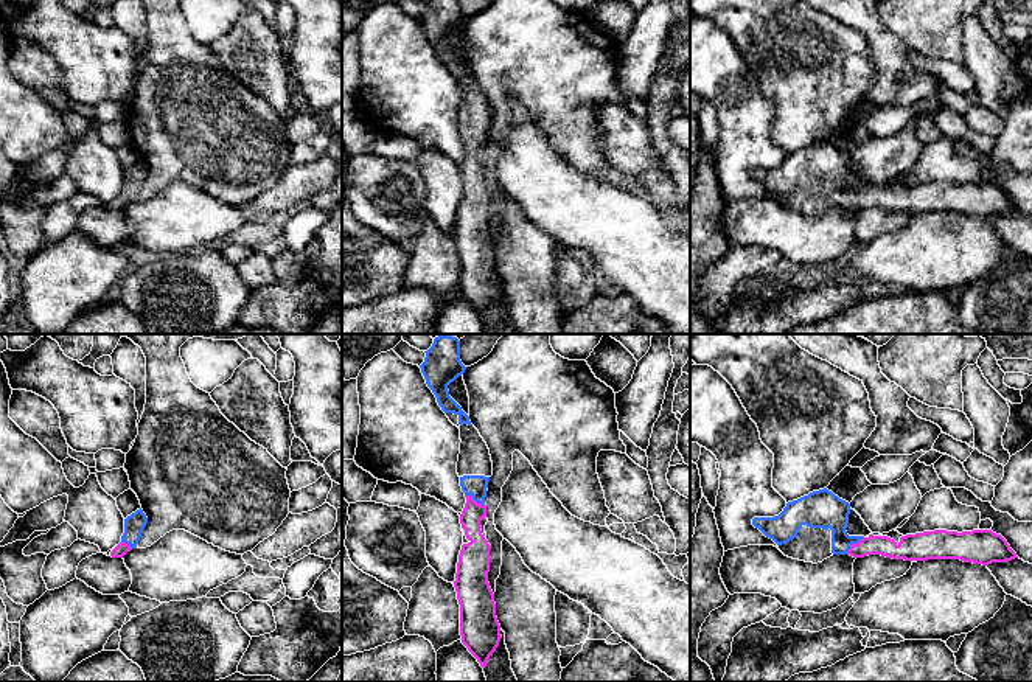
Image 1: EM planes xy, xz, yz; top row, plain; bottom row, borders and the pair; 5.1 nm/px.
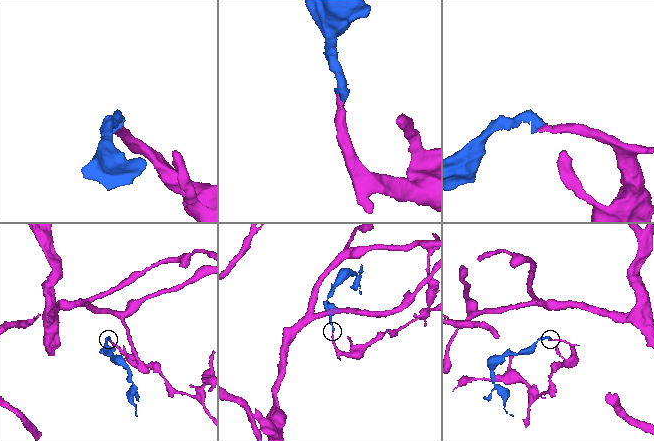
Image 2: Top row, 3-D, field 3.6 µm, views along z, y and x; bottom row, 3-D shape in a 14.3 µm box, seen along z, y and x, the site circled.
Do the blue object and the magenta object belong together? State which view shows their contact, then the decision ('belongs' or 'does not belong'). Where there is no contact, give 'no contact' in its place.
contact in xz; belongs

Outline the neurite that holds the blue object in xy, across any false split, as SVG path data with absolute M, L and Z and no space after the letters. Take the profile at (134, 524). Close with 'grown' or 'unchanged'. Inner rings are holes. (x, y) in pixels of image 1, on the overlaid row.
M137 510L124 519L124 533L121 542L110 552L112 558L123 558L127 552L137 547L141 533L148 524L148 517L143 510Z; grown

